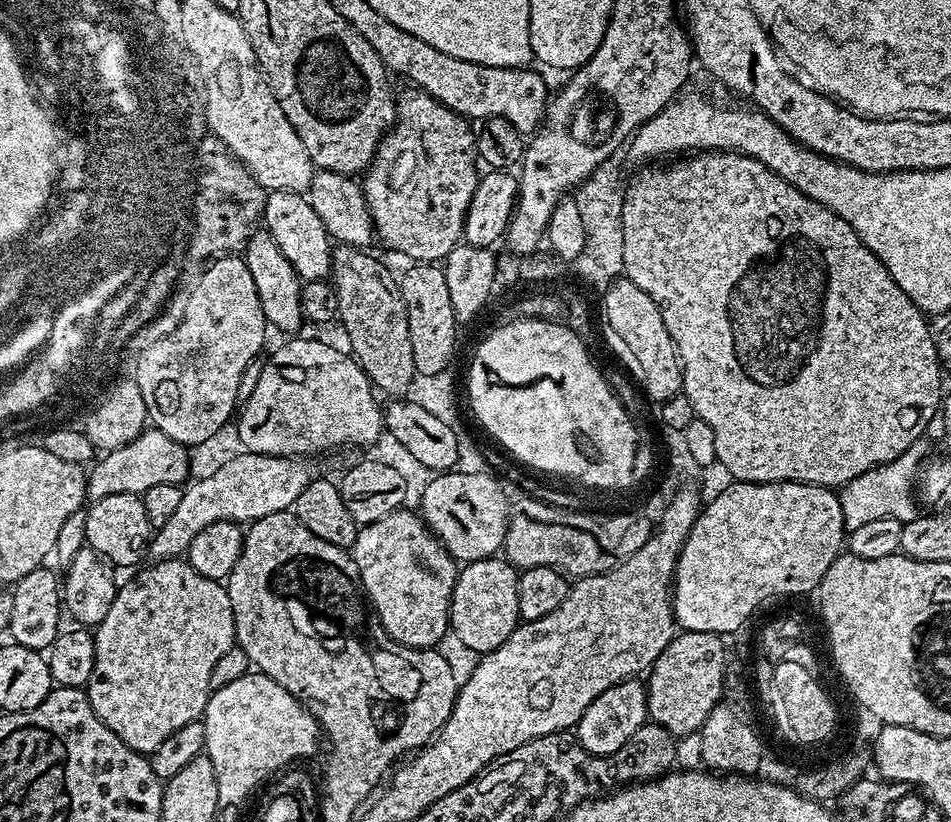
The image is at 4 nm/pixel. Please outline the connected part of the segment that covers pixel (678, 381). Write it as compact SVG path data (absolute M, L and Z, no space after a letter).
M627 278L613 281L602 292L604 298L604 340L608 348L628 367L627 375L653 402L681 395L684 373L680 370L680 356L662 322L660 307L634 282Z

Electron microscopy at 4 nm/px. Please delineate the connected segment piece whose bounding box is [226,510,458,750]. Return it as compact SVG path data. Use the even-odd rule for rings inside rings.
M295 511L279 512L278 514L266 514L266 518L258 518L247 525L244 532L244 545L240 551L238 562L234 562L232 572L226 581L230 606L234 614L234 626L236 627L236 644L242 650L246 650L249 661L265 676L269 676L274 682L278 682L291 695L301 701L304 707L316 719L321 729L332 740L337 736L348 736L348 724L352 720L344 720L348 712L376 712L376 724L384 728L384 732L392 732L397 729L396 724L404 724L404 728L412 728L412 744L421 749L429 740L435 737L445 722L450 718L452 708L456 705L456 693L458 691L458 679L452 664L435 647L408 648L394 641L386 634L386 630L380 624L375 611L370 607L366 599L366 593L360 582L358 566L352 560L351 551L334 546L330 542L322 542L318 534L310 534L306 526L297 518Z

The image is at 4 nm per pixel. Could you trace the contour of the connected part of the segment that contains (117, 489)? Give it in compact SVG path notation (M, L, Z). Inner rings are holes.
M151 426L145 427L144 432L138 434L138 438L134 438L134 442L116 448L112 452L104 452L91 465L92 472L90 468L87 473L87 499L89 501L101 500L110 494L122 494L123 492L142 494L150 490L150 486L183 485L190 476L189 453L185 445L174 442L174 438L162 434L162 430Z

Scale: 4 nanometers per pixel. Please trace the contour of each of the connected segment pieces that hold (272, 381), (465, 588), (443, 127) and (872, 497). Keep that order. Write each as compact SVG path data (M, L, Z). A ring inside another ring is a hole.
M292 338L289 344L284 344L280 349L277 350L276 353L271 357L270 355L267 357L264 369L262 370L262 378L258 378L258 386L254 386L254 394L250 394L250 402L246 402L242 405L238 412L238 419L235 421L235 426L238 430L238 434L241 435L242 442L244 443L245 449L249 452L253 452L254 454L266 454L267 456L294 456L297 458L313 458L312 456L316 456L319 452L332 452L335 448L344 448L347 444L370 444L370 446L375 445L377 440L379 439L382 433L382 408L381 405L376 405L376 397L377 393L374 391L373 384L368 379L367 374L364 373L363 369L360 368L359 362L353 358L347 351L339 352L338 349L335 348L332 344L323 344L320 340L296 340L300 338Z
M489 558L465 563L459 569L448 607L451 635L456 635L475 654L492 652L502 646L522 620L518 610L519 582L517 569L507 559Z
M407 91L399 93L396 122L376 148L372 163L363 173L362 187L375 235L384 239L386 247L409 256L412 262L440 262L461 243L464 234L464 219L478 179L478 136L465 117L442 106L430 94Z
M920 442L911 444L901 456L894 458L890 463L858 474L858 478L854 478L839 489L844 527L848 532L858 530L858 526L874 522L878 518L894 518L907 522L918 515L916 491L918 477L922 471L922 461L925 459L922 445L923 443Z

